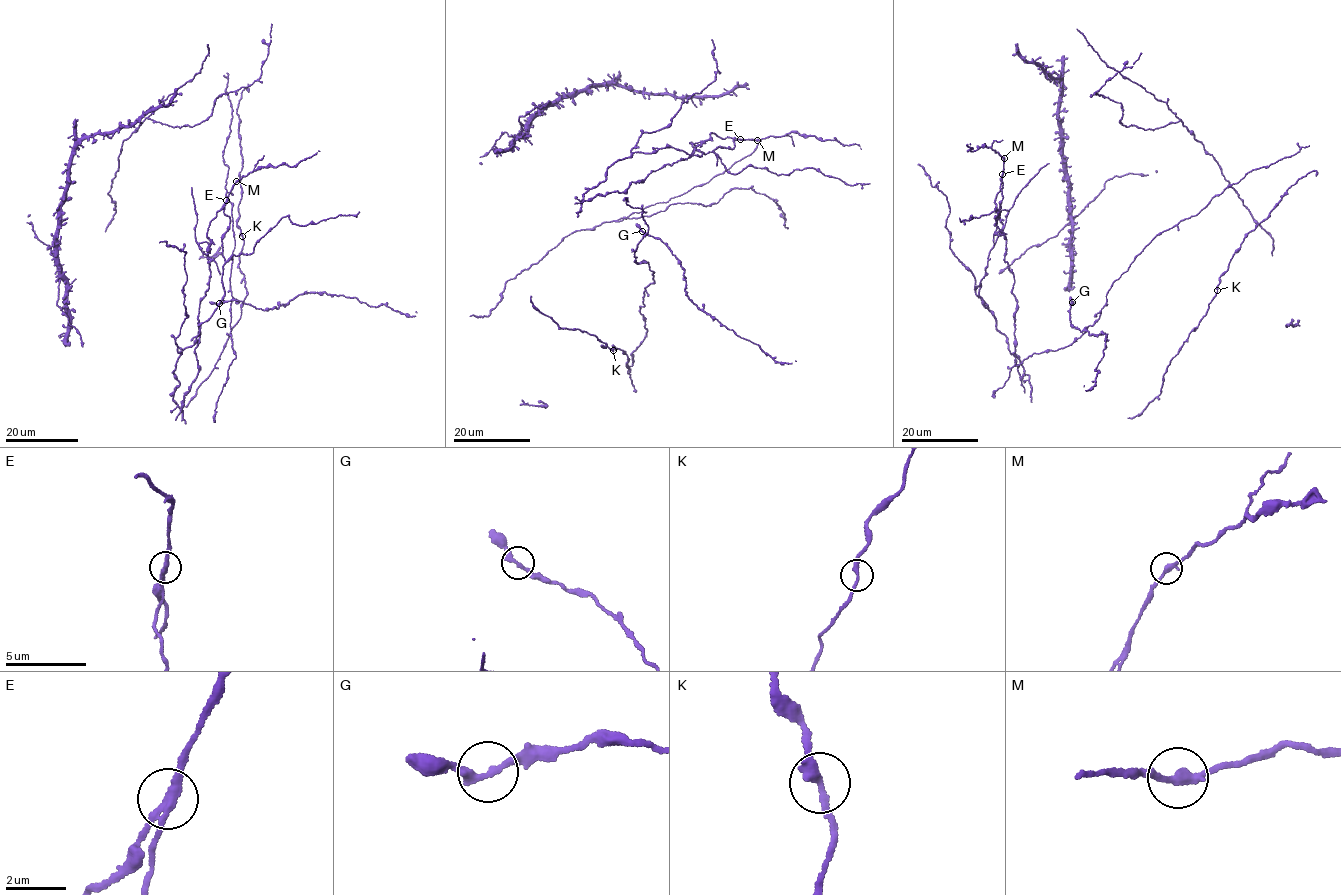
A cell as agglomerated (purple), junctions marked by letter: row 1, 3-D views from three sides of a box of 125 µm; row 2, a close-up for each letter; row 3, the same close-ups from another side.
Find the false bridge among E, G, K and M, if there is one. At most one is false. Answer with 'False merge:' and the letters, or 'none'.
False merge: E

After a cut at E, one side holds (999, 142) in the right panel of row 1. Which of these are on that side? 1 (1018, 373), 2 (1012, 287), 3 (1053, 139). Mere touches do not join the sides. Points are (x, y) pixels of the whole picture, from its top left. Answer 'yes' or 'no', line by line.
1: no
2: no
3: yes

